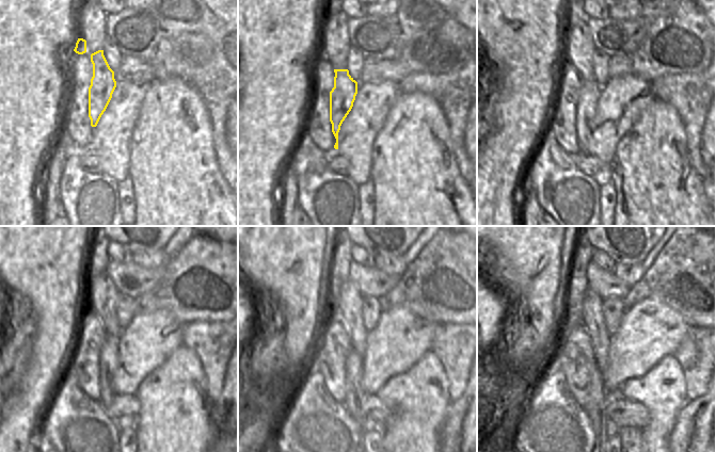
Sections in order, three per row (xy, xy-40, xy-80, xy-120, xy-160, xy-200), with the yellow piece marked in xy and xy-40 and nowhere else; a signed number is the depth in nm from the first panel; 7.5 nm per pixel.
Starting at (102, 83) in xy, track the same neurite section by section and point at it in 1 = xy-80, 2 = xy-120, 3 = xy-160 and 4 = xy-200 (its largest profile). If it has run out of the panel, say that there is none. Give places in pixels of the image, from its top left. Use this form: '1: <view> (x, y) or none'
1: xy-80 (590, 91)
2: xy-120 (109, 356)
3: xy-160 (354, 396)
4: xy-200 (597, 399)

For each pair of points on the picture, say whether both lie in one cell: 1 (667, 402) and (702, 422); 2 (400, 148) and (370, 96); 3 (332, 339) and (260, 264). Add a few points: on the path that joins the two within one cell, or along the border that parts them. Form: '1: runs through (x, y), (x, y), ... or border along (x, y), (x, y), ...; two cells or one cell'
1: border along (688, 401), (680, 409), (670, 433); two cells
2: border along (396, 98), (383, 127), (372, 143); two cells
3: border along (318, 324), (319, 327); two cells

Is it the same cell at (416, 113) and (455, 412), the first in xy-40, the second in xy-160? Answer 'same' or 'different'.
different

